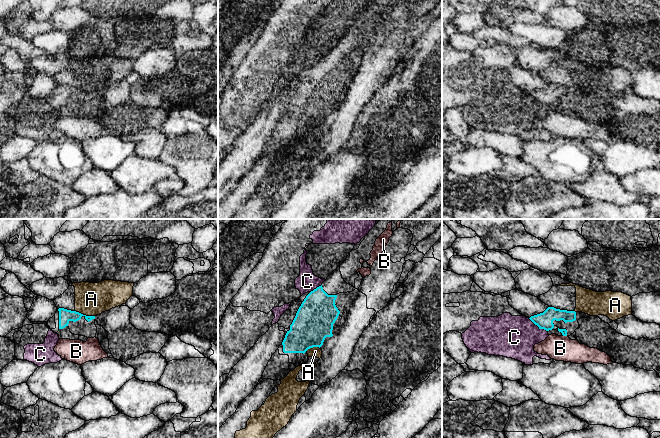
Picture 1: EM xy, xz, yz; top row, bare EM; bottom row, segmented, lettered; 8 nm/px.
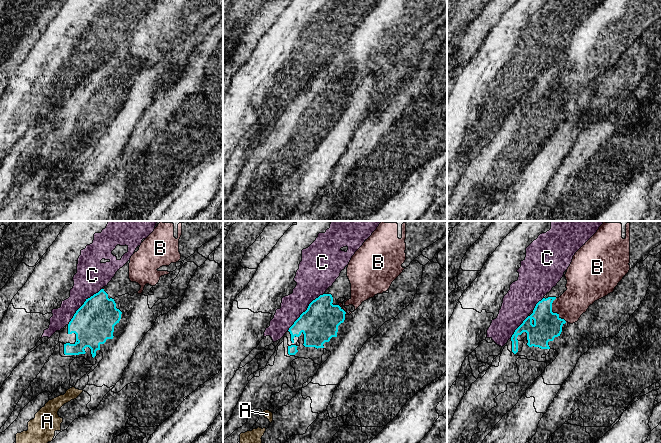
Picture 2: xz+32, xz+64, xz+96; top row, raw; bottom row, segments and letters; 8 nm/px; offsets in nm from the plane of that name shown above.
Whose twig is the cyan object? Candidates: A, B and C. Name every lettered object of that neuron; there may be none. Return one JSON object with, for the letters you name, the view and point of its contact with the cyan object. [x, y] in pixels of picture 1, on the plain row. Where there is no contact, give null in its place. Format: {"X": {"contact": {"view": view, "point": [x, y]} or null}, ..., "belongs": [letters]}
{"belongs": []}

